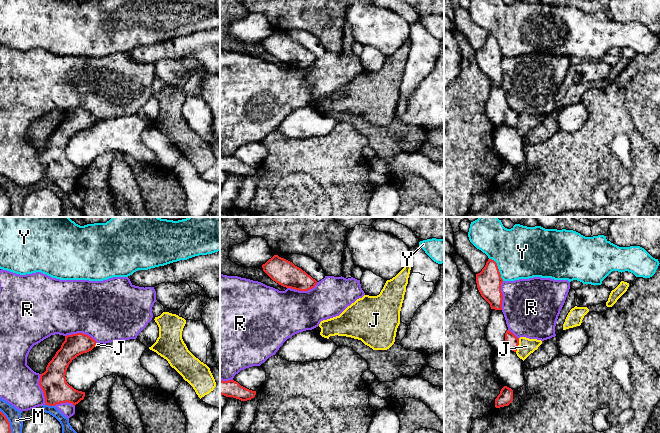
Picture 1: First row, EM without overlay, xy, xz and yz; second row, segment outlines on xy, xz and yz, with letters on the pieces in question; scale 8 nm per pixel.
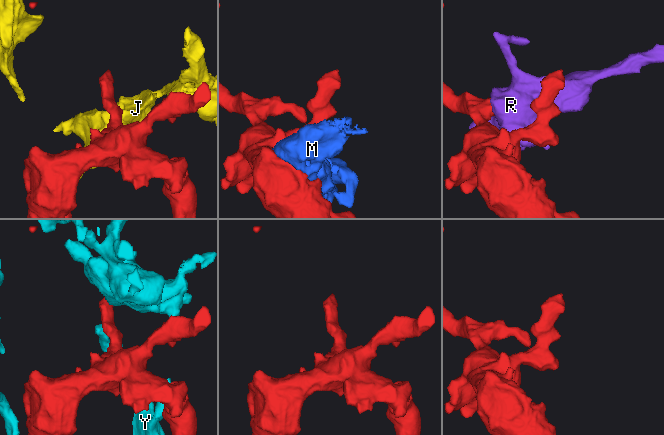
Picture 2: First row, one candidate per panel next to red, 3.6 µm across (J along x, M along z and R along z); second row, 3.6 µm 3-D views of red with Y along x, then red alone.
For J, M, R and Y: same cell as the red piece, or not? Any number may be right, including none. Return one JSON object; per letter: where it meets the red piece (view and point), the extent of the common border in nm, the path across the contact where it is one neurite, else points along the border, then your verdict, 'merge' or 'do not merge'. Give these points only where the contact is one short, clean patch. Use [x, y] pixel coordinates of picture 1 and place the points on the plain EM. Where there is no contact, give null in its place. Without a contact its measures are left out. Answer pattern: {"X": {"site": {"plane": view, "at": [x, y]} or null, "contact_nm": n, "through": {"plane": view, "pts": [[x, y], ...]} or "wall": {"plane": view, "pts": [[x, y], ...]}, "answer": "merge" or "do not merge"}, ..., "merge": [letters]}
{"J": {"site": {"plane": "yz", "at": [518, 120]}, "contact_nm": 120, "wall": {"plane": "yz", "pts": [[519, 114], [519, 120], [515, 127]]}, "answer": "do not merge"}, "M": {"site": {"plane": "xy", "at": [50, 181]}, "contact_nm": 80, "answer": "do not merge"}, "R": {"site": {"plane": "xy", "at": [81, 109]}, "contact_nm": 280, "answer": "do not merge"}, "Y": {"site": {"plane": "yz", "at": [497, 44]}, "contact_nm": 220, "answer": "do not merge"}, "merge": []}

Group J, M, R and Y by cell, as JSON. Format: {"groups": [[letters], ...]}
{"groups": [["J"], ["M"], ["R"], ["Y"]]}

